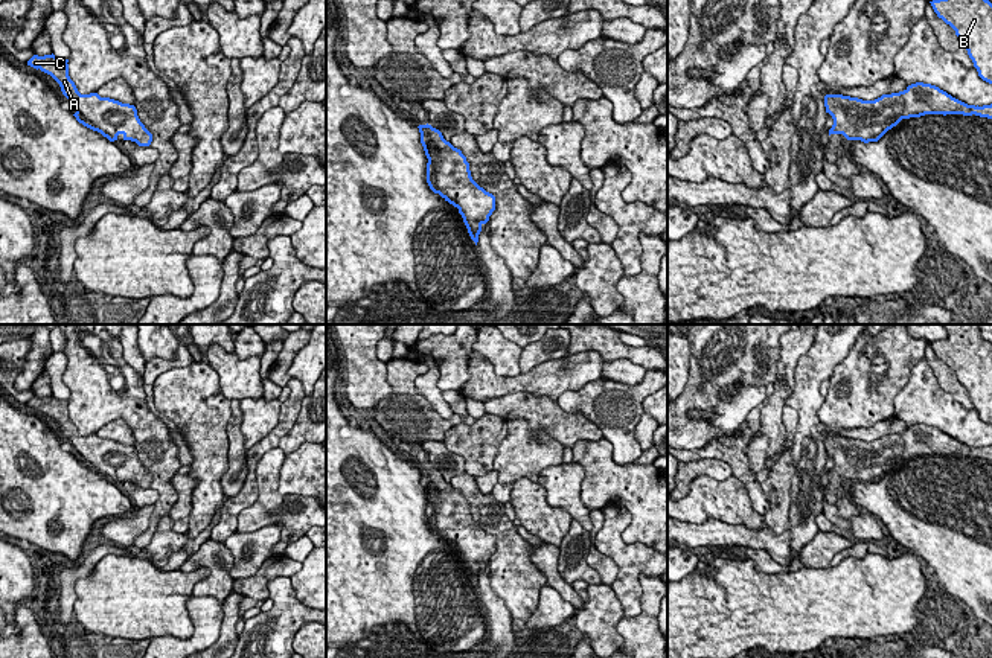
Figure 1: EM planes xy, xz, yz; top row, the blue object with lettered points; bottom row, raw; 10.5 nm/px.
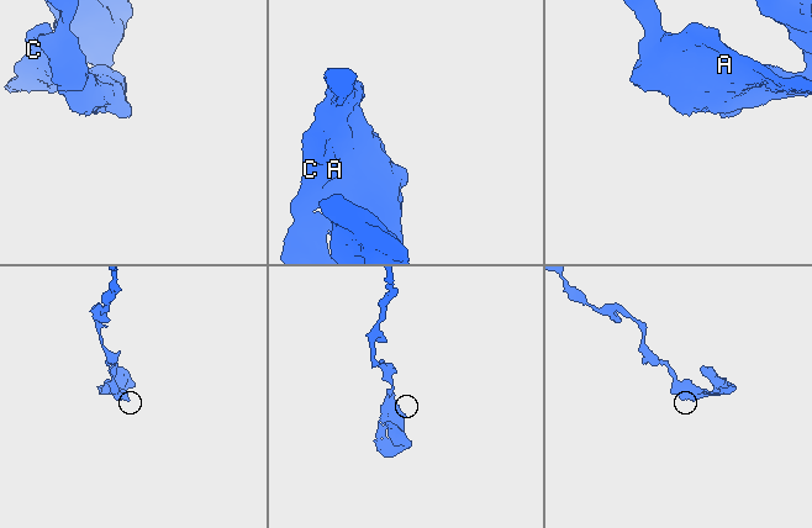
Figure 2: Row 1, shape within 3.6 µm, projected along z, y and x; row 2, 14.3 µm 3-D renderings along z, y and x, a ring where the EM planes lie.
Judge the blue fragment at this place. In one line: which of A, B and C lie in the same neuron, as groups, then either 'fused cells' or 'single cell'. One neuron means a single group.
A B C; single cell

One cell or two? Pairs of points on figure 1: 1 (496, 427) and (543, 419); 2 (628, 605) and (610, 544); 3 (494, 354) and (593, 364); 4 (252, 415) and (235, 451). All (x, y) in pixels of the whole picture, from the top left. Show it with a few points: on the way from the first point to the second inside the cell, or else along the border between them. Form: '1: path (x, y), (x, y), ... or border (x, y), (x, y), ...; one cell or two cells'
1: border (485, 412), (494, 413), (506, 422); two cells
2: path (628, 590), (628, 562), (625, 559); one cell
3: border (486, 358), (499, 375), (520, 373); two cells
4: border (240, 401), (241, 434), (247, 450); two cells

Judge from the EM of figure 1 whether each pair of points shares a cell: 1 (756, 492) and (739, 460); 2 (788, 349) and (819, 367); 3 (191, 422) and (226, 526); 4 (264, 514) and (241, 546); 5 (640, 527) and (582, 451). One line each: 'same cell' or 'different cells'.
1: same cell
2: different cells
3: different cells
4: different cells
5: same cell

